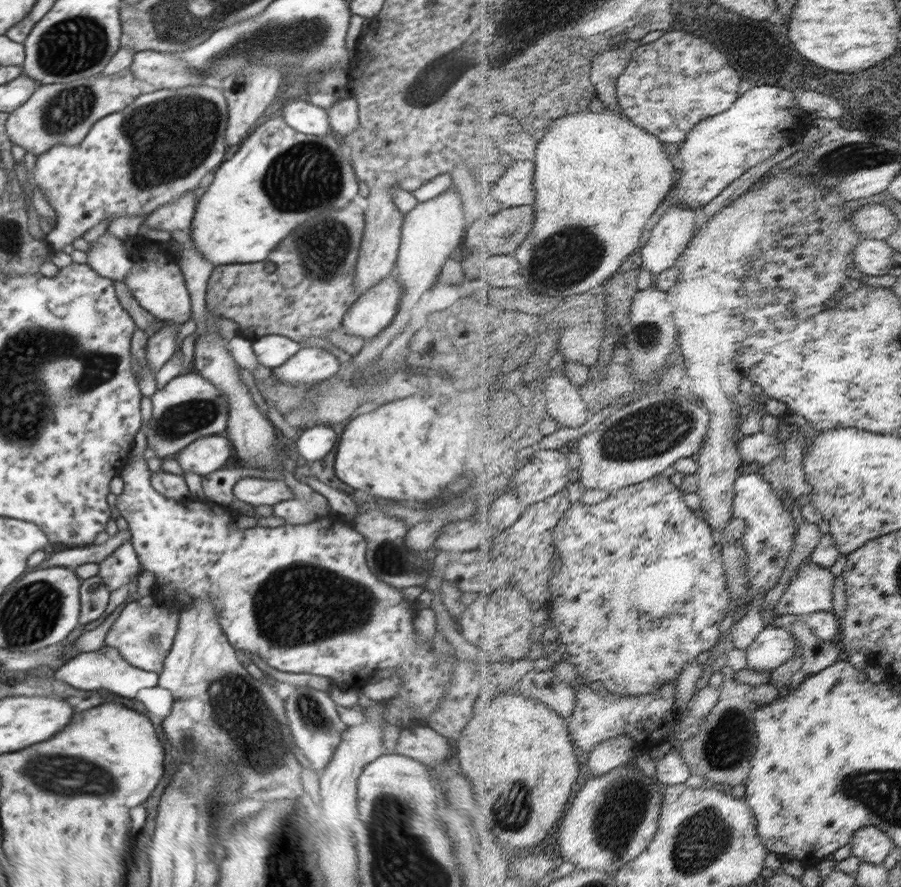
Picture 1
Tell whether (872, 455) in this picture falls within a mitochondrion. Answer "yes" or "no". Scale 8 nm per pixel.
no

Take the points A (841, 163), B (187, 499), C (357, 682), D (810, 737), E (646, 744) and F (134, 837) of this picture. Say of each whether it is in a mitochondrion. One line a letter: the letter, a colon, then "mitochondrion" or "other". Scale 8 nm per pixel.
A: mitochondrion
B: other
C: other
D: other
E: other
F: other

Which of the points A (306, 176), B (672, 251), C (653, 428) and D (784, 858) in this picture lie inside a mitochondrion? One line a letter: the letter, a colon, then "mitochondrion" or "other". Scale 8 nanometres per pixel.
A: mitochondrion
B: other
C: mitochondrion
D: other

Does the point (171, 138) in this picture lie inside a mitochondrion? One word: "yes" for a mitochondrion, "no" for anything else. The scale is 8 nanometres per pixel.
yes

